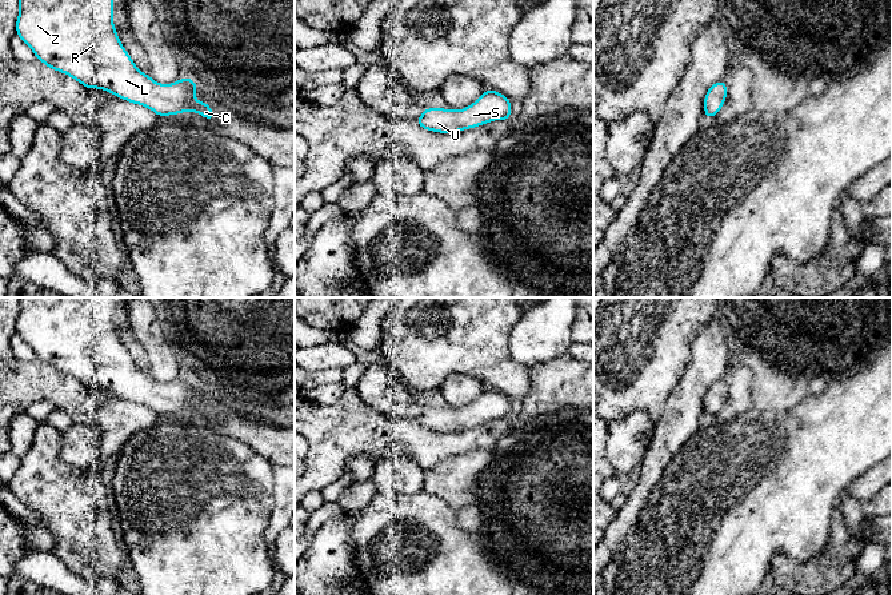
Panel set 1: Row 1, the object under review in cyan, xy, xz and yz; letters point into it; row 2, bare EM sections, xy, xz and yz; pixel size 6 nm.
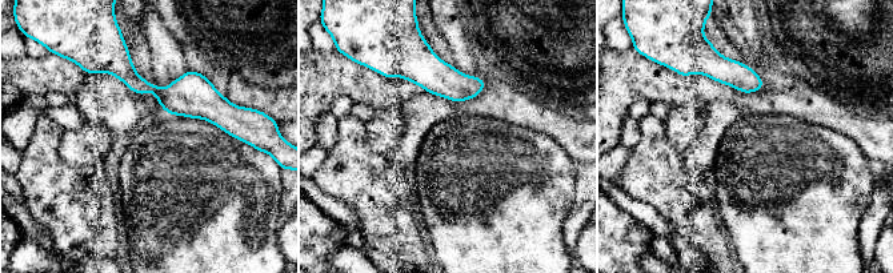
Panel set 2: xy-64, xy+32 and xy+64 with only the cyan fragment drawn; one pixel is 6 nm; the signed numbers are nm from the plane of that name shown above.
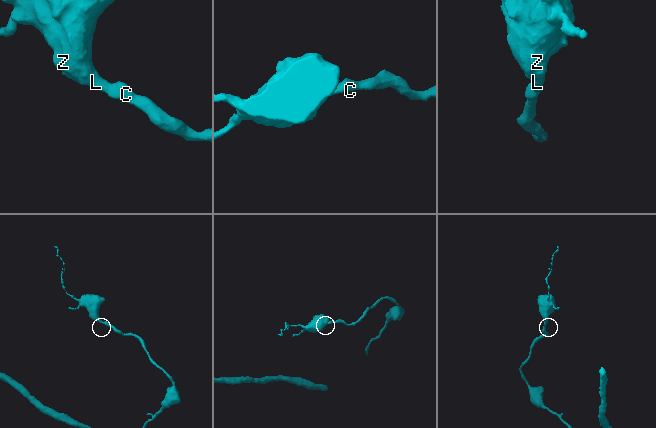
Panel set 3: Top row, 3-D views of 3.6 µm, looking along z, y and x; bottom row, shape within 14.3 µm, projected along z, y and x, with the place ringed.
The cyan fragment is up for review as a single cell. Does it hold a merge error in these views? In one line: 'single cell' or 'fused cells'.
single cell

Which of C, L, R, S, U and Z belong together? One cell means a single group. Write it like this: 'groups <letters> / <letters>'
groups C L R S U Z

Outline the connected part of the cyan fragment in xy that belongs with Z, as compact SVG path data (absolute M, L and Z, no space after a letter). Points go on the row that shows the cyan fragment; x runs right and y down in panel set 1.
M19 0L16 35L31 47L36 60L48 68L77 80L87 89L97 88L132 104L152 109L159 117L197 112L207 120L215 119L207 101L196 101L199 85L189 77L172 84L159 84L144 75L121 45L112 21L113 0Z

